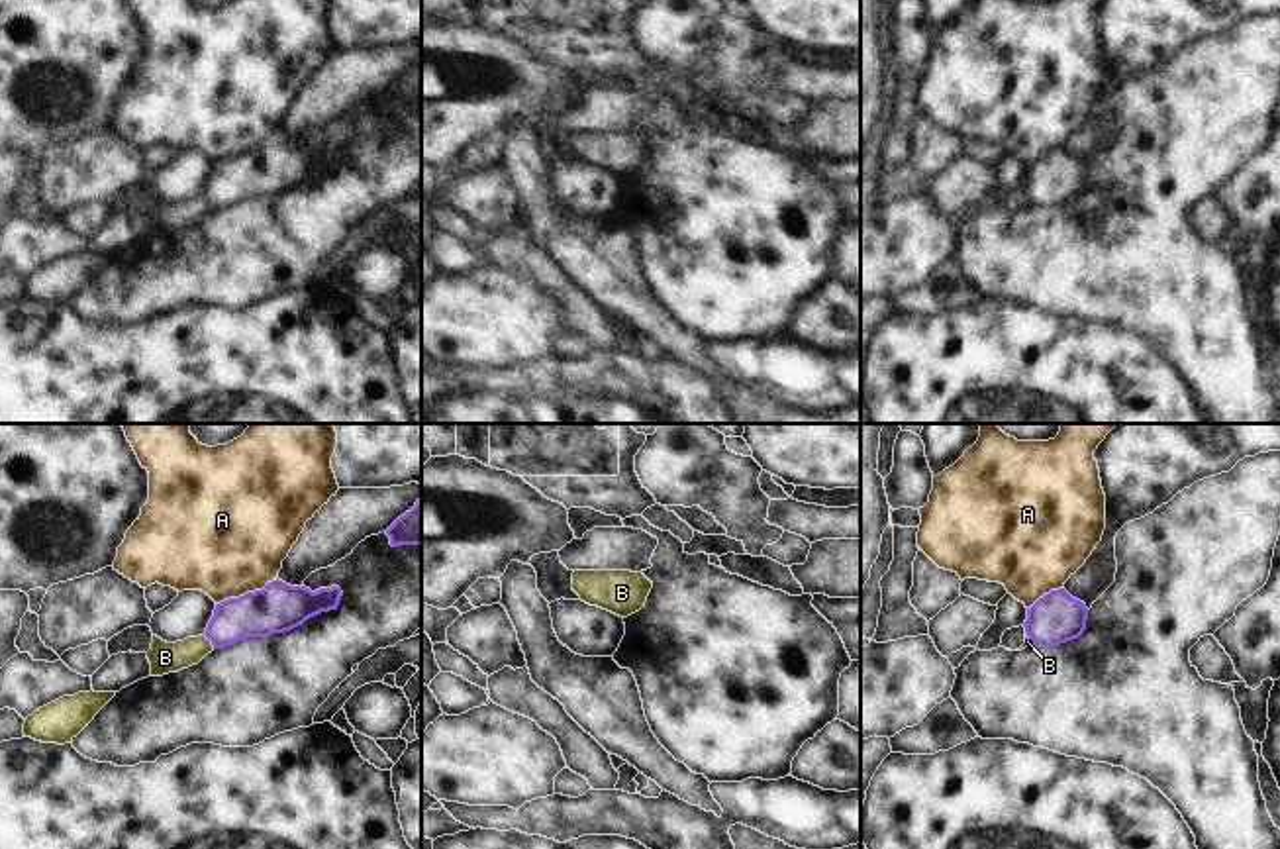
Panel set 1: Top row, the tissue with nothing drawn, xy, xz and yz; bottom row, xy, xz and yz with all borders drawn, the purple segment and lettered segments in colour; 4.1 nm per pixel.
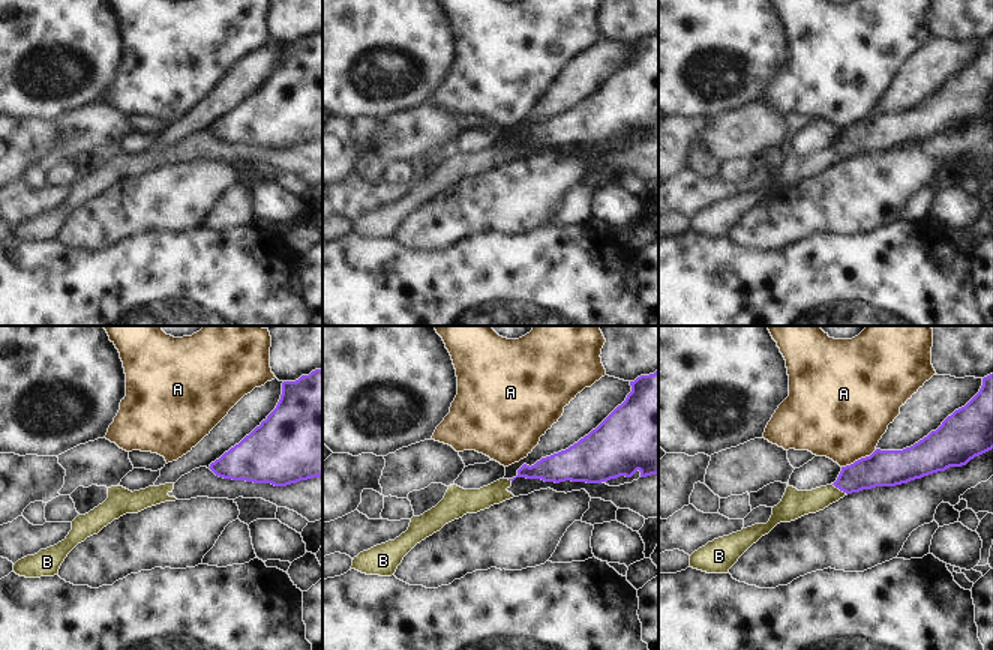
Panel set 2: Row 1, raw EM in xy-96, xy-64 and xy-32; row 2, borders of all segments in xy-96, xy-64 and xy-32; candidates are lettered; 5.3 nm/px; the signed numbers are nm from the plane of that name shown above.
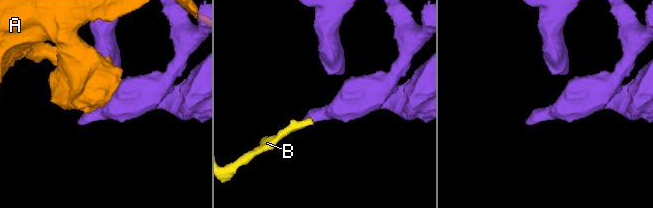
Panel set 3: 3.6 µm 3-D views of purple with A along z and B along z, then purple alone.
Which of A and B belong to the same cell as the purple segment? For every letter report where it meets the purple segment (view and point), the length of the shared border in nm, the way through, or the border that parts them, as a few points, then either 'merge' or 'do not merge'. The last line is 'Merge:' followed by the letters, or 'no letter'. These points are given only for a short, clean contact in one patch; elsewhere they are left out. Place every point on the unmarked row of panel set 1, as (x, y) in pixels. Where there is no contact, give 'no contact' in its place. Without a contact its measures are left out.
A: xy (247, 153) | 280 nm | do not merge
B: xy (210, 200) | 80 nm | along xy (204, 195), (214, 208) | do not merge
Merge: no letter

